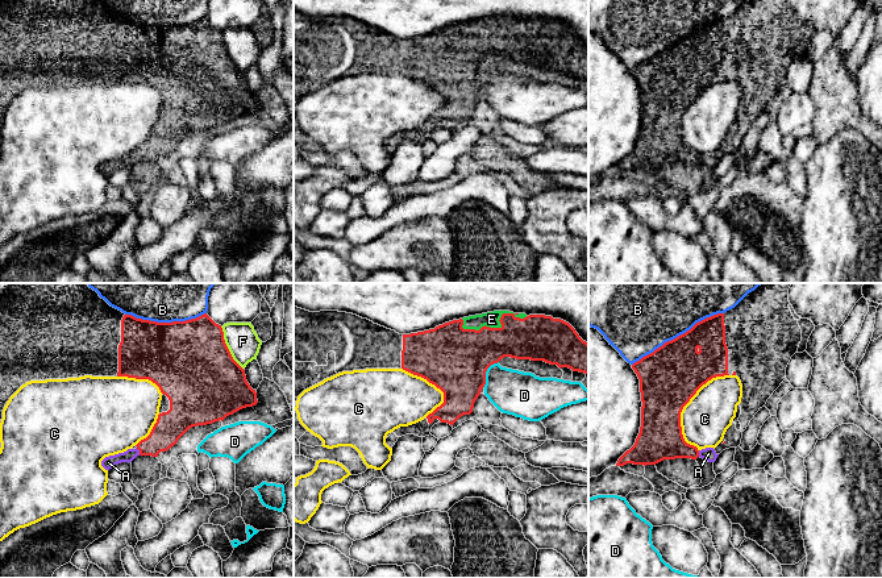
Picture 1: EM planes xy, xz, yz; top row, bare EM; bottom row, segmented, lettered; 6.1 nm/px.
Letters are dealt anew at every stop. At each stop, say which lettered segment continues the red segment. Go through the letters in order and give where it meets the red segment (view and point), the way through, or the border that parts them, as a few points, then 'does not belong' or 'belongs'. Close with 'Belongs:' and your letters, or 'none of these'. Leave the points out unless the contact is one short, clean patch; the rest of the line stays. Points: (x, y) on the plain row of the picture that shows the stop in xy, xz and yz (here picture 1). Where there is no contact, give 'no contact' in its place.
A: meets red in xy at (140, 157); runs through xy (170, 131), (149, 152), (140, 157), (108, 167); belongs
B: meets red in yz at (678, 41); does not belong
C: meets red in yz at (683, 111); does not belong
D: meets red in xz at (485, 78); does not belong
E: meets red in xz at (498, 33); belongs
F: meets red in xy at (227, 53); does not belong
Belongs: A, E

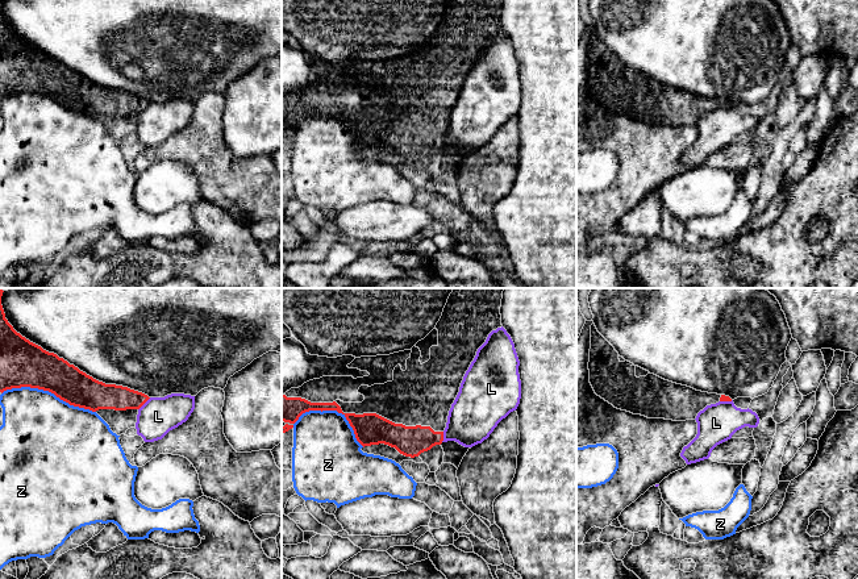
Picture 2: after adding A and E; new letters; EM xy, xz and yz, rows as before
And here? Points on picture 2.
L: meets red in xy at (144, 108); border along xy (150, 103), (138, 115); does not belong
Z: meets red in xy at (49, 96); does not belong
Belongs: none of these

